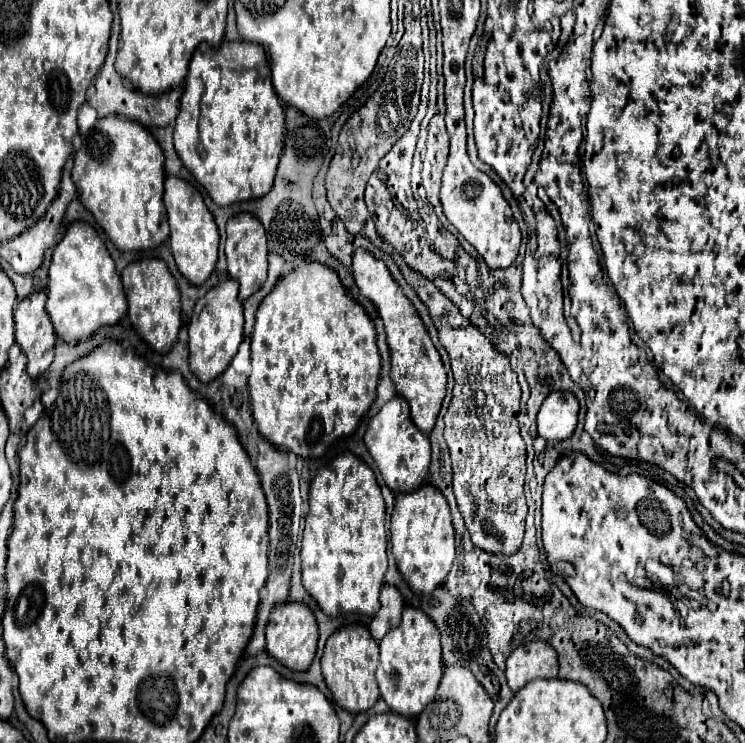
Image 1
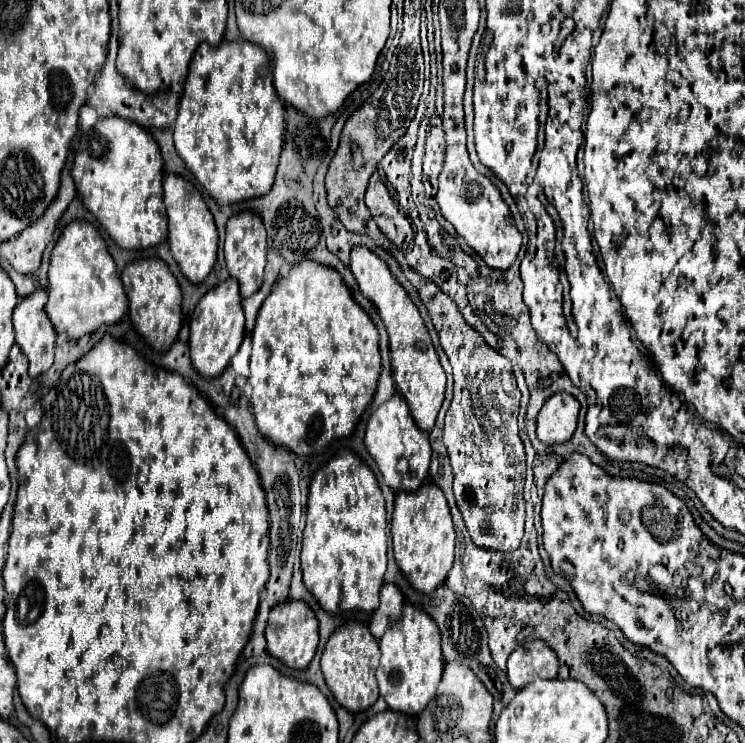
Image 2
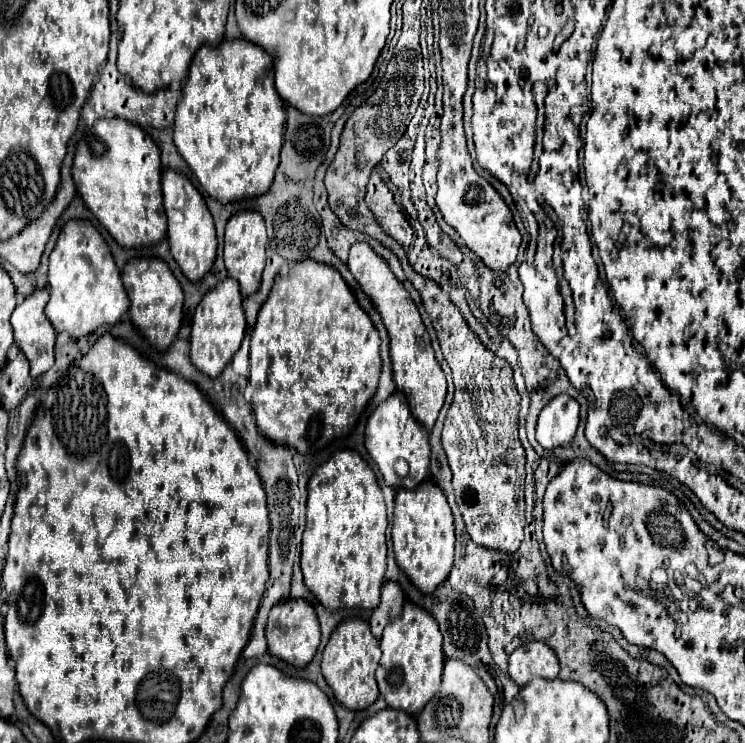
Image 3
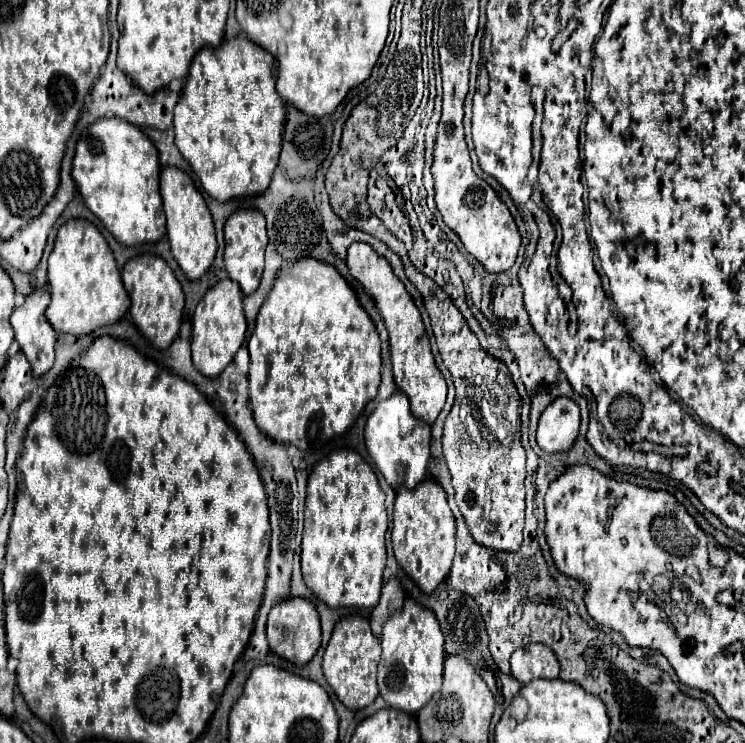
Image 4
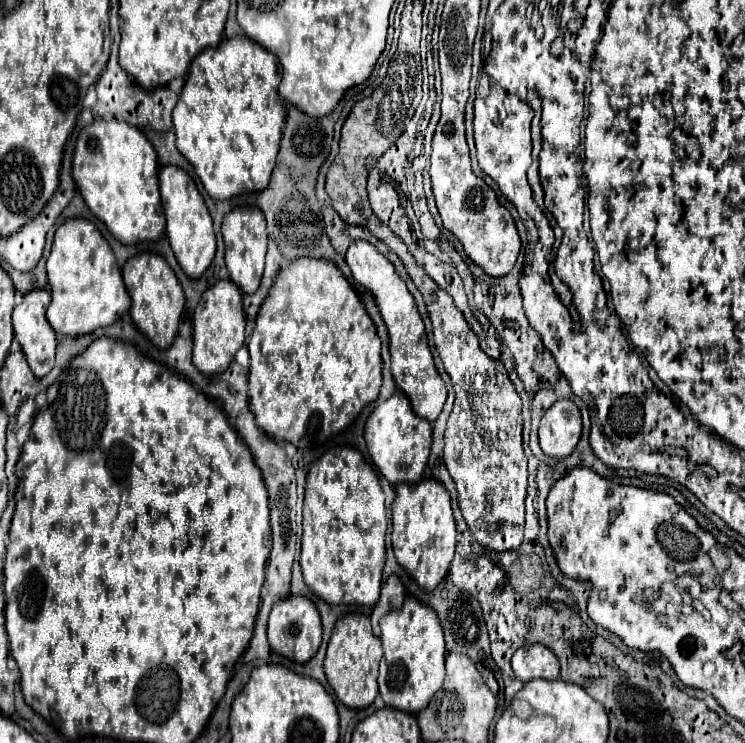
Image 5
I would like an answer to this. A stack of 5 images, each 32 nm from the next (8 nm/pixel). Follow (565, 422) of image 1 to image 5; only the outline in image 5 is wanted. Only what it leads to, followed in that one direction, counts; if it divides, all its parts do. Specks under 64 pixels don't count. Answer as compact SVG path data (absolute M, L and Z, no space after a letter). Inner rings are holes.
M558 400L540 420L538 442L544 454L564 458L576 448L580 432L582 420L578 406L572 400Z

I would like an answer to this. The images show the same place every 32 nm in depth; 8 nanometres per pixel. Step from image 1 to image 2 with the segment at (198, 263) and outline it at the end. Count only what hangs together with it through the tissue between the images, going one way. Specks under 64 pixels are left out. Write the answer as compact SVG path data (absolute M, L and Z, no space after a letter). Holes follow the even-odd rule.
M166 174L164 178L164 204L168 212L168 244L172 250L174 260L180 266L180 272L188 276L192 284L202 284L210 270L216 264L216 252L218 252L218 232L214 226L214 218L208 210L208 206L202 200L202 194L182 176Z

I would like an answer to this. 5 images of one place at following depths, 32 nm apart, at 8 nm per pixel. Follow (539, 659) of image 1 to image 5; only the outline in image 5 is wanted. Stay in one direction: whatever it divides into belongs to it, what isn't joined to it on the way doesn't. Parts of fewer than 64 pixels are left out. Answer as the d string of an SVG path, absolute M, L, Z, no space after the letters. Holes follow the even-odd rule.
M528 644L514 652L512 672L522 682L530 682L532 678L558 678L560 662L544 644Z

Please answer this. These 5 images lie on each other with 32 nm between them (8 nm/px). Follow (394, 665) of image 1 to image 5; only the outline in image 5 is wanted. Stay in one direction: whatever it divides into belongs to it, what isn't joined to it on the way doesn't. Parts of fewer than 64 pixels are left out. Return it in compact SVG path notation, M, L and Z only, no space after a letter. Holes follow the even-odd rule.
M408 596L400 610L392 610L390 614L384 616L380 626L382 626L380 640L384 648L384 658L380 660L378 674L380 696L390 708L416 714L428 706L430 698L440 690L446 676L444 668L446 648L440 620L432 608Z

